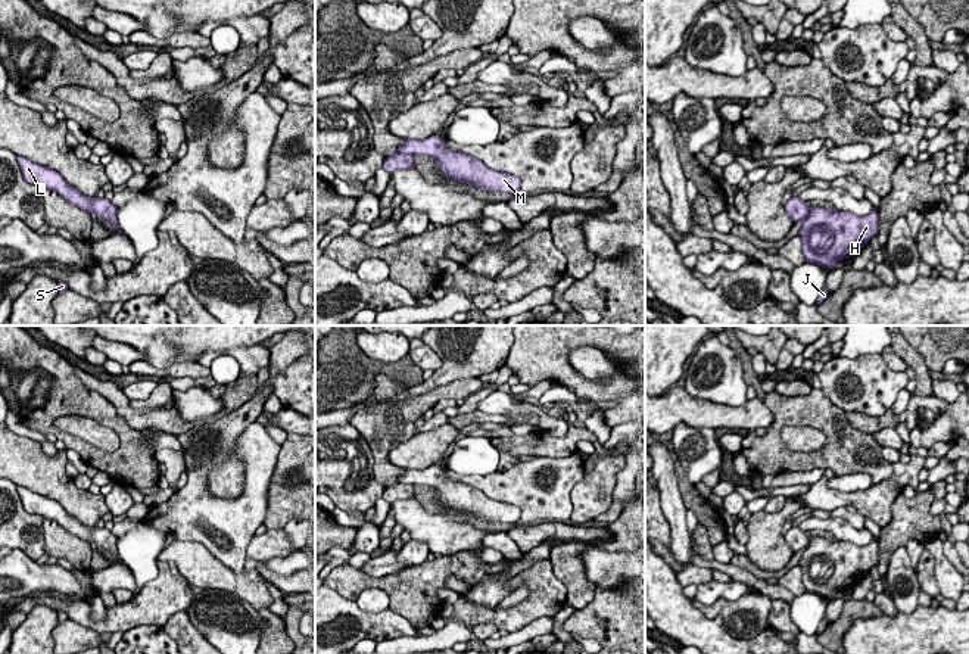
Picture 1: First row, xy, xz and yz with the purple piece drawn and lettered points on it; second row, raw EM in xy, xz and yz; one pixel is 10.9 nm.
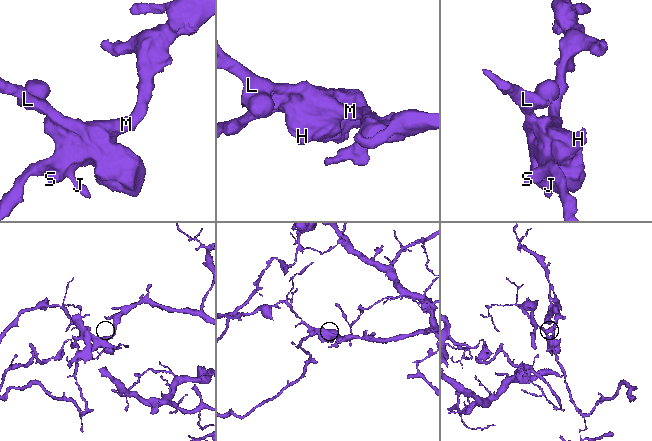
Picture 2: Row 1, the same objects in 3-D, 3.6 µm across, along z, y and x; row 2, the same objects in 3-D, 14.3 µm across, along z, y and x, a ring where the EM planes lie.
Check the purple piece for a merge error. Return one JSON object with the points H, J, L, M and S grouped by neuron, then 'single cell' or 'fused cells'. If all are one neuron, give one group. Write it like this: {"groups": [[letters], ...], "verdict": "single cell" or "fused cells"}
{"groups": [["H", "J", "L", "M", "S"]], "verdict": "single cell"}

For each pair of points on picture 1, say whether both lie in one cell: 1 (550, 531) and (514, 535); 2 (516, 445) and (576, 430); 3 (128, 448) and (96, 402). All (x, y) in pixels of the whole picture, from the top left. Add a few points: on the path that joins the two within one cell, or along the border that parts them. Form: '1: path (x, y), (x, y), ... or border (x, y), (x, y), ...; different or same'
1: path (541, 532), (523, 535); same
2: path (530, 445), (561, 445); same
3: path (127, 436), (106, 414); same

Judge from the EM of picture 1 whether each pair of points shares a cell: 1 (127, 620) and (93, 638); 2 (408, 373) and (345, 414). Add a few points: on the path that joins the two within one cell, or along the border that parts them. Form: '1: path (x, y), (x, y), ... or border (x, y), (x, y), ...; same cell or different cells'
1: border (68, 617), (100, 634); different cells
2: border (354, 404), (335, 410); different cells

